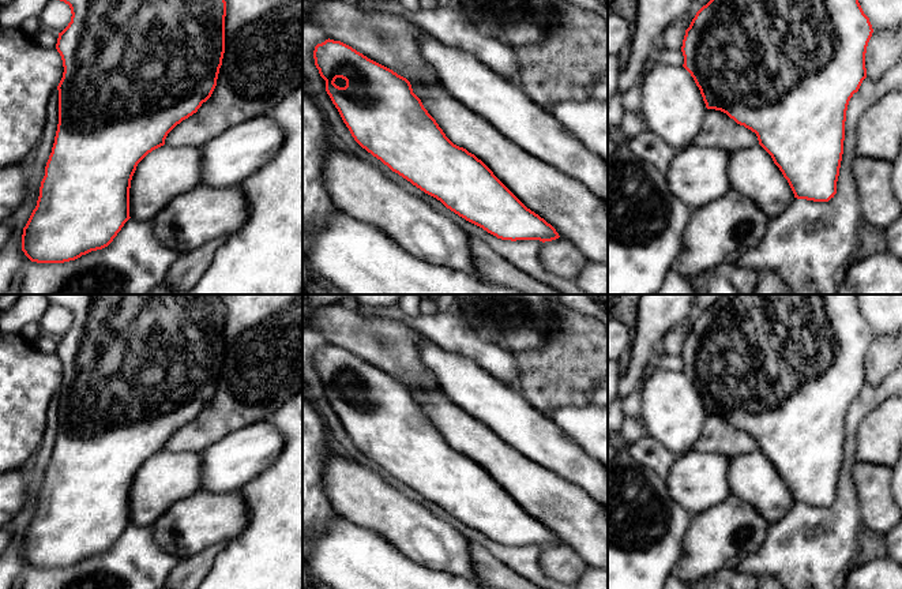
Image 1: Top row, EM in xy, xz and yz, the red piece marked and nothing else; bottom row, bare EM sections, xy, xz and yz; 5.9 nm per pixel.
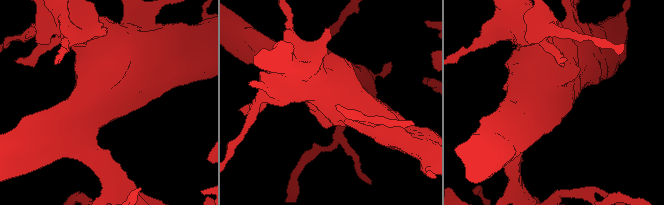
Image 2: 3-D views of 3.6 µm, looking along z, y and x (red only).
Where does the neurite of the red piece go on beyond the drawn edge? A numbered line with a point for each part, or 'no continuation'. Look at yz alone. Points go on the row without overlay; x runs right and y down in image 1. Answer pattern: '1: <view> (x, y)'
no continuation

